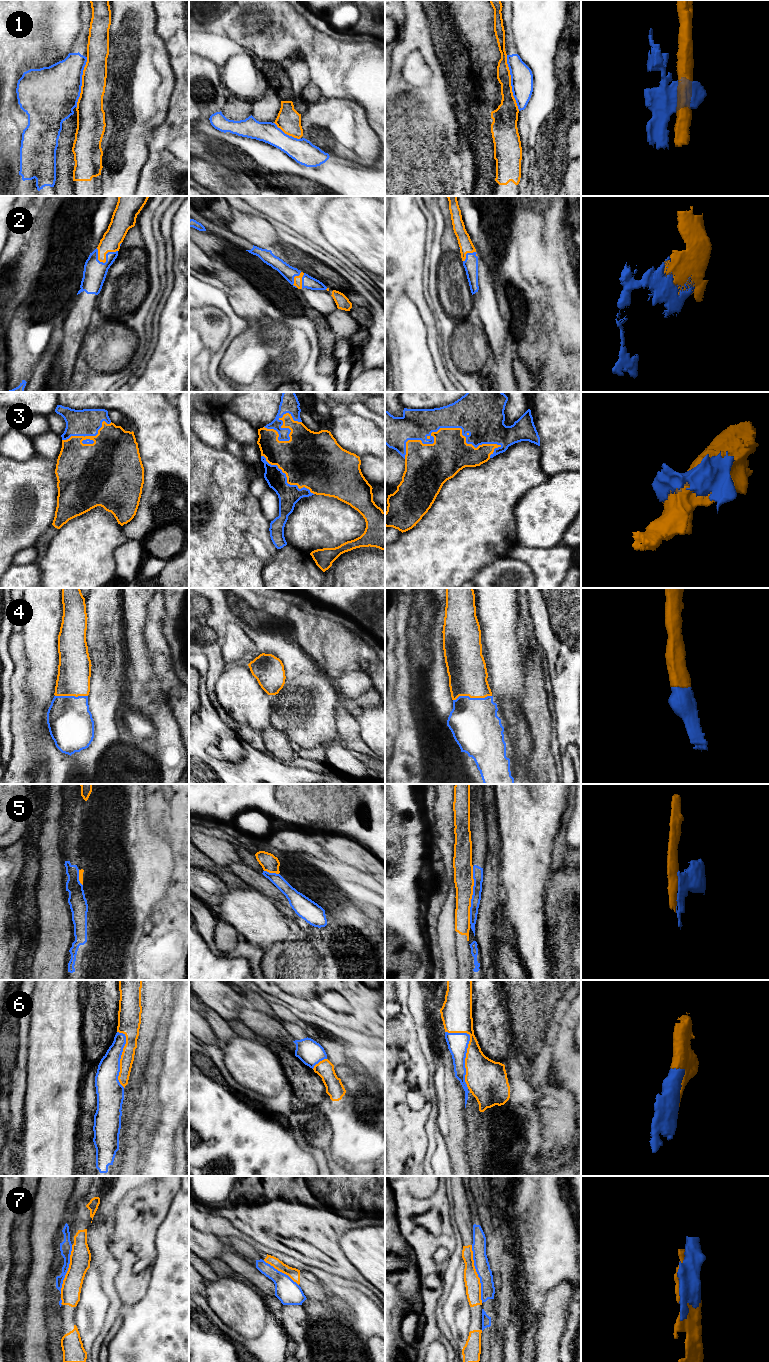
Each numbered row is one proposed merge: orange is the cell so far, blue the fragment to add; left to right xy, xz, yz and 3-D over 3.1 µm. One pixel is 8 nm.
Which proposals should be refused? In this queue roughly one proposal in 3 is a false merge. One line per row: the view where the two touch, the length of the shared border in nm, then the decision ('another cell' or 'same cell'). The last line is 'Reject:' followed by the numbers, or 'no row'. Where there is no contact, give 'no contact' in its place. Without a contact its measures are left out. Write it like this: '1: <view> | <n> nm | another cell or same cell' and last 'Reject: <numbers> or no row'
1: yz | 460 nm | another cell
2: xy | 180 nm | same cell
3: yz | 800 nm | same cell
4: yz | 320 nm | same cell
5: yz | 460 nm | another cell
6: yz | 500 nm | same cell
7: yz | 480 nm | another cell
Reject: 1, 5, 7

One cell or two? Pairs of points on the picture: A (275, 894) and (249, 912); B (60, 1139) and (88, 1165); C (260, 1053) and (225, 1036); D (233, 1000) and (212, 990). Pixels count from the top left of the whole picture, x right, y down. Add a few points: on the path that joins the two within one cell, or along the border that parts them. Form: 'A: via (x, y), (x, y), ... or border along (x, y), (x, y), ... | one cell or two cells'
A: border along (254, 889), (262, 892), (268, 898) | two cells
B: border along (77, 1130), (76, 1165) | two cells
C: border along (236, 1035), (225, 1042) | two cells
D: via (228, 1000), (224, 1000), (217, 994) | one cell

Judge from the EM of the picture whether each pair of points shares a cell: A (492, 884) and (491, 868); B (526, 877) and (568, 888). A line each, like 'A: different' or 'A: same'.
A: same
B: different

